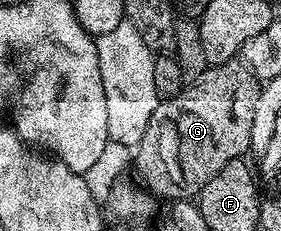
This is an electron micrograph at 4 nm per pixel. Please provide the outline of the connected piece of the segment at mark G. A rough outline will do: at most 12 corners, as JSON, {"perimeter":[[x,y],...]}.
{"perimeter":[[206,68],[160,99],[135,172],[191,200],[250,149],[260,81]]}

